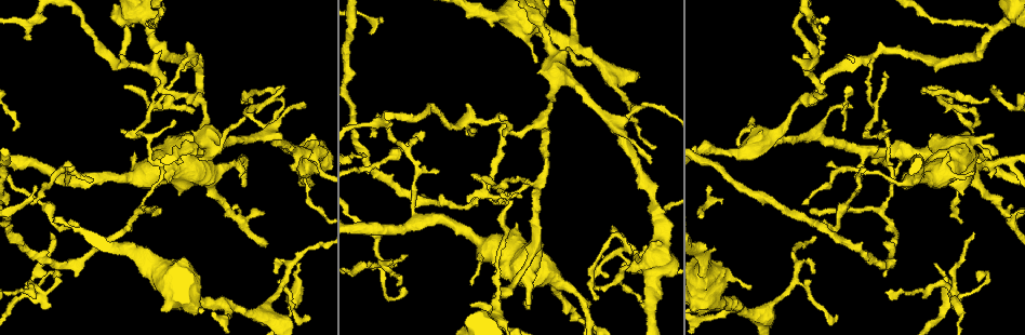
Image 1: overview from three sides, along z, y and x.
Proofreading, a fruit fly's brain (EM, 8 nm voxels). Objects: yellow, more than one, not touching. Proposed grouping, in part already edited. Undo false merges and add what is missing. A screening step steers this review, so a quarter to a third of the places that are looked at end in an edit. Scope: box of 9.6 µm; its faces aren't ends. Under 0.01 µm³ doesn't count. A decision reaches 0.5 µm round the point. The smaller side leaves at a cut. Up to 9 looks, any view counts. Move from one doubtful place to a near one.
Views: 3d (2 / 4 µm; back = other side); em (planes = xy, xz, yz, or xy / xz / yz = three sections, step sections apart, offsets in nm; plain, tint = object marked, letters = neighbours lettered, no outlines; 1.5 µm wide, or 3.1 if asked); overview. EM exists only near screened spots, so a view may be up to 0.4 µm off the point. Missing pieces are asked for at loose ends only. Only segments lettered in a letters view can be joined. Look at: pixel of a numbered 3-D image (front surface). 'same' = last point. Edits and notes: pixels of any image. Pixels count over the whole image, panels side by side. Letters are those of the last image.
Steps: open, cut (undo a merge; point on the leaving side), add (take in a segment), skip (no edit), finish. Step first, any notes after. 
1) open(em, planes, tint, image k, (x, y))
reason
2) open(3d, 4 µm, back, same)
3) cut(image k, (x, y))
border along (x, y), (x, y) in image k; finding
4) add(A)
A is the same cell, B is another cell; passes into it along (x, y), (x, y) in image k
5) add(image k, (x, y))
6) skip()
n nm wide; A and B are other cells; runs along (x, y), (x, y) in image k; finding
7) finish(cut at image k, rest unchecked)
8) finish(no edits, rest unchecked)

open(3d, 4 µm, image 1, (866, 135))
abrupt turn

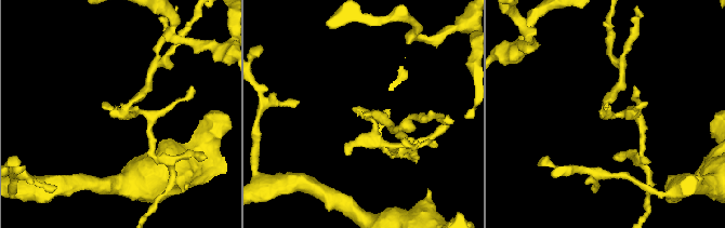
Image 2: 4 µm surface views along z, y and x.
open(em, 3.1 µm, planes, plain, image 2, (607, 108))
need the tissue

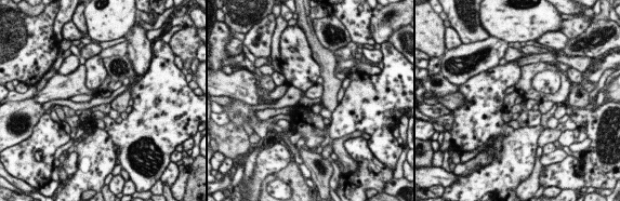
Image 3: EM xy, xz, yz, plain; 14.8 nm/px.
open(em, 3.1 µm, planes, letters, same)

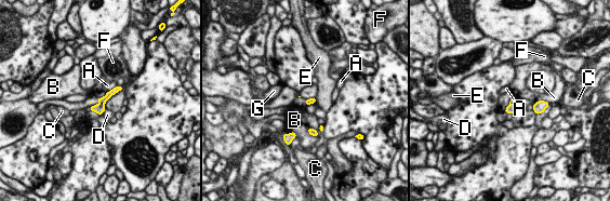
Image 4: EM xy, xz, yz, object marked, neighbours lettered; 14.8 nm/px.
cut(image 4, (100, 108))
A, B, C, D, E, F and G are other cells; border along (100, 103), (104, 104) in image 4; two neurons meet here

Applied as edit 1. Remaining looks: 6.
open(overview)

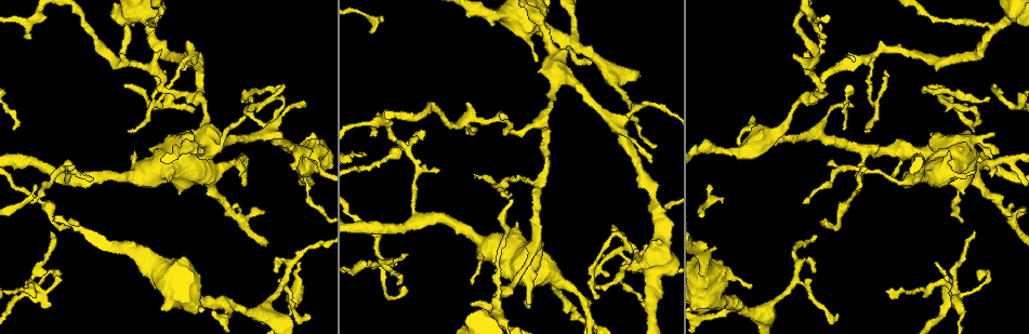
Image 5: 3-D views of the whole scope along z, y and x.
open(3d, 2 µm, back, image 5, (944, 21))

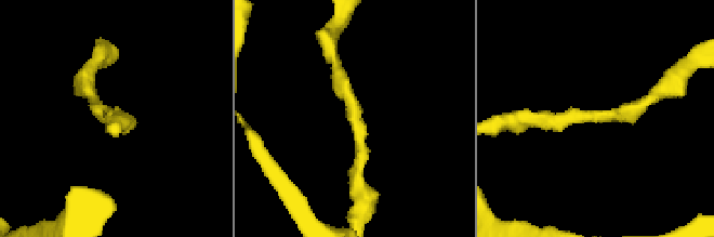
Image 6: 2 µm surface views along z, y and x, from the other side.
open(em, planes, letters, image 6, (360, 116))

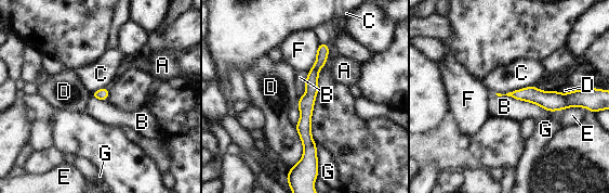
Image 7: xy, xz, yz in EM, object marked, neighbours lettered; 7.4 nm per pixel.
skip()
A, B, C, D, E, F and G are other cells; border along (494, 93), (532, 102), (553, 112) in image 7; continuous, no second neuron

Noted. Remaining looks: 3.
open(3d, 2 µm, image 5, (397, 284))
an open end

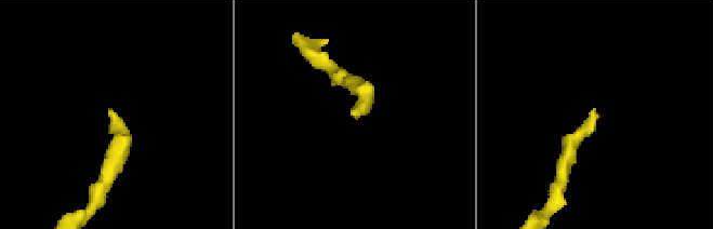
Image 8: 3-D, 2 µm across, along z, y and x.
open(em, xz, step 4, letters, image 8, (594, 108))

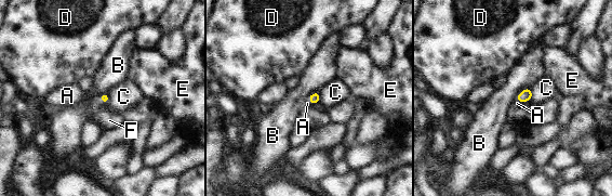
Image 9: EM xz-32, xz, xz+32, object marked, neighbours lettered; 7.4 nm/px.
open(em, planes, letters, same)

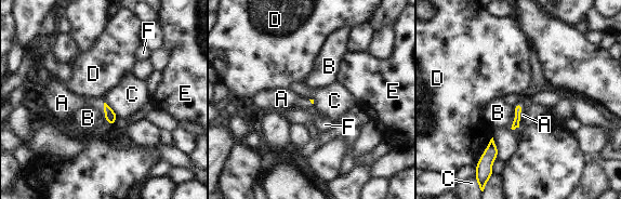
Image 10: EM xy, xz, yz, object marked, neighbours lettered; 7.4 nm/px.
add(A)
A is the same cell, B, C, D, E and F are other cells; the neuron continues

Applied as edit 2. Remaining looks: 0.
finish(cut at image 4, add at image 10, rest unchecked)

